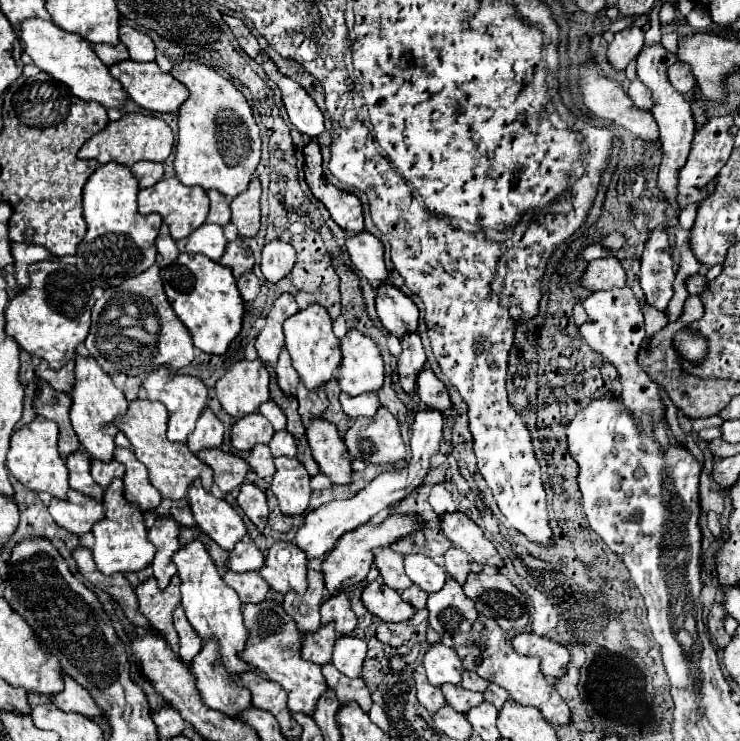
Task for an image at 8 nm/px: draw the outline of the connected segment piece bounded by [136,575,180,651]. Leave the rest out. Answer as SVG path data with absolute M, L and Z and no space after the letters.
M174 575L170 579L170 585L166 589L160 589L154 577L150 577L136 587L136 597L140 613L158 633L162 633L168 645L178 651L178 633L172 625L172 611L180 603L180 579Z

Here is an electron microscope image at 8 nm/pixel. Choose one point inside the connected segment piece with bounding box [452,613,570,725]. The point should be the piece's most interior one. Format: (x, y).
(486, 649)

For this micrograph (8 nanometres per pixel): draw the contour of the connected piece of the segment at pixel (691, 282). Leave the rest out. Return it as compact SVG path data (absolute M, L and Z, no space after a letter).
M692 275L690 279L686 279L686 289L688 293L702 293L702 287L706 287L706 277L704 275Z

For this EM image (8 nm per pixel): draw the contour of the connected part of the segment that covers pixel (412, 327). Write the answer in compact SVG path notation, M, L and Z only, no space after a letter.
M392 283L378 287L376 311L384 329L388 329L398 339L418 331L418 307L410 297L394 289Z

